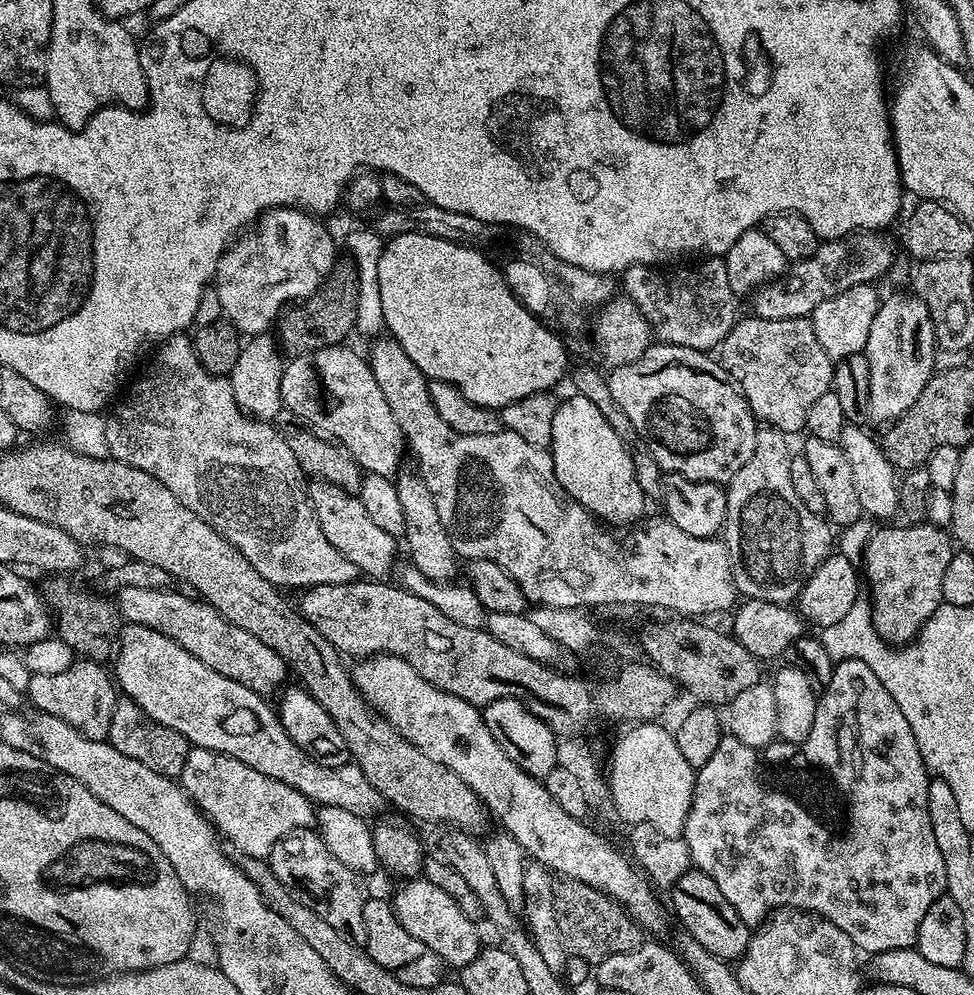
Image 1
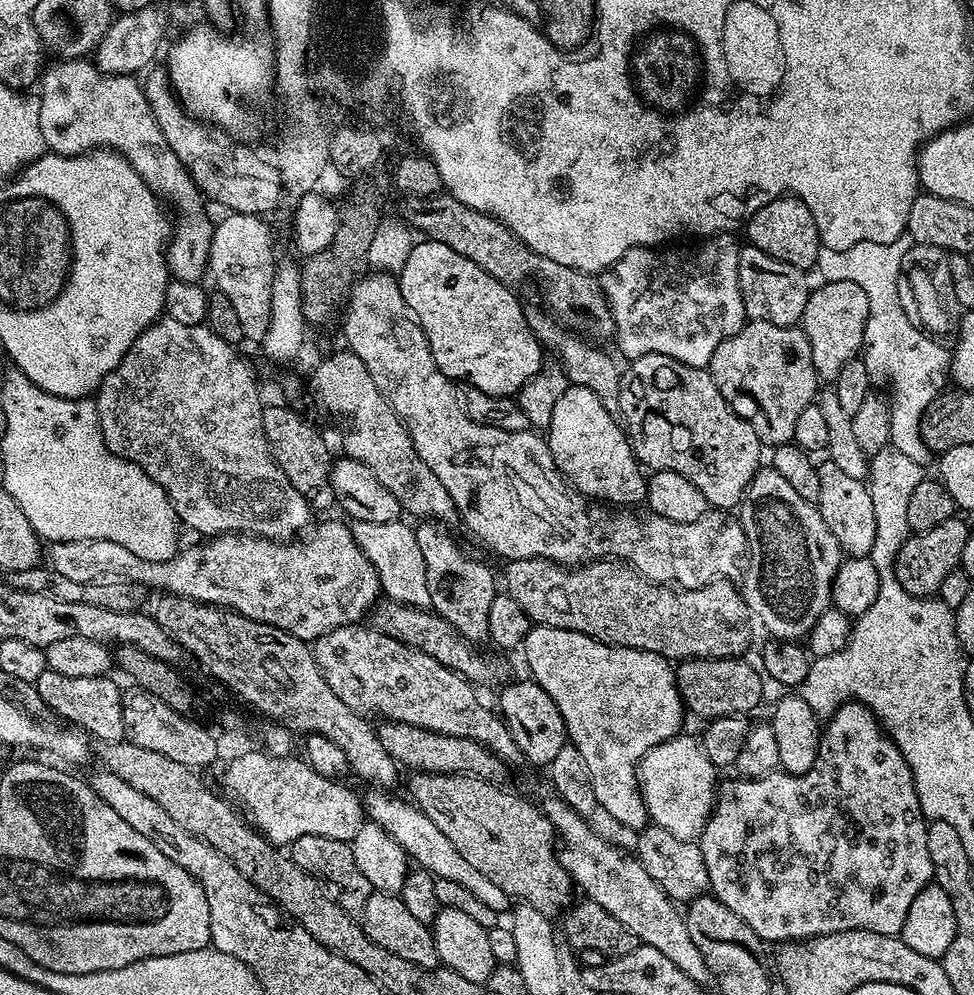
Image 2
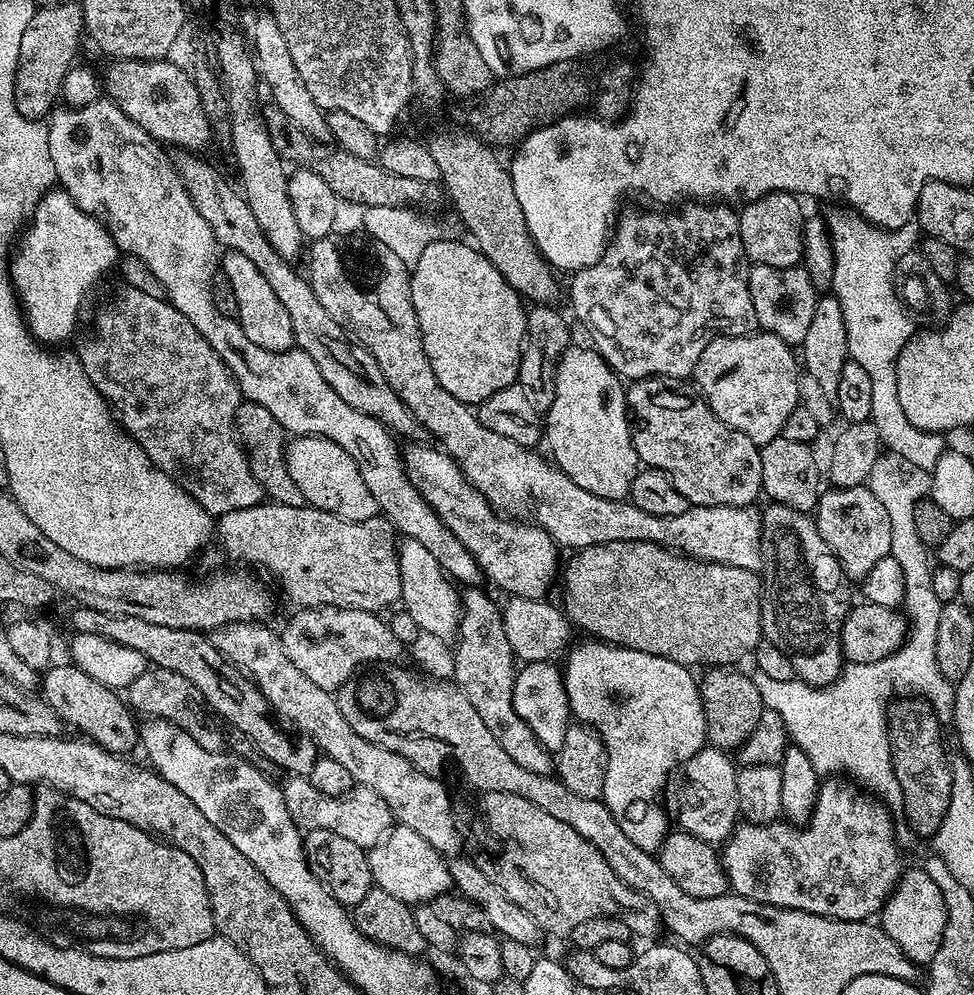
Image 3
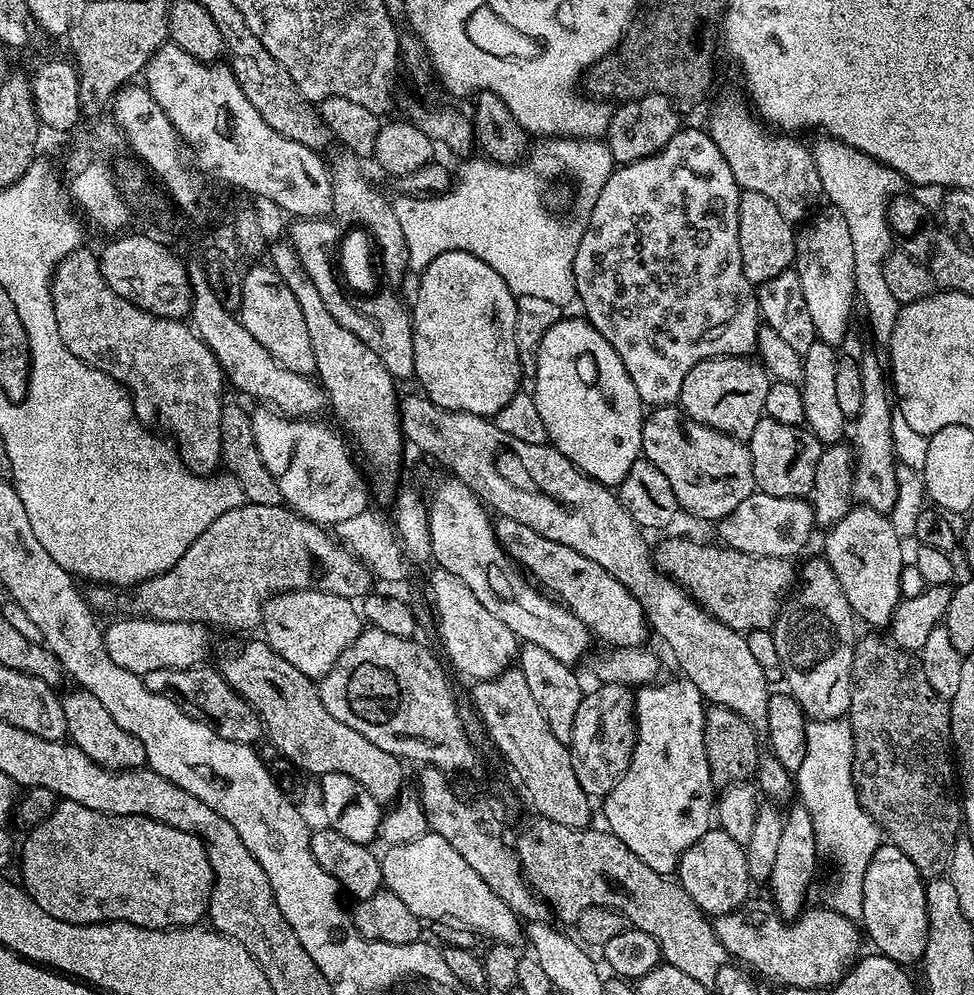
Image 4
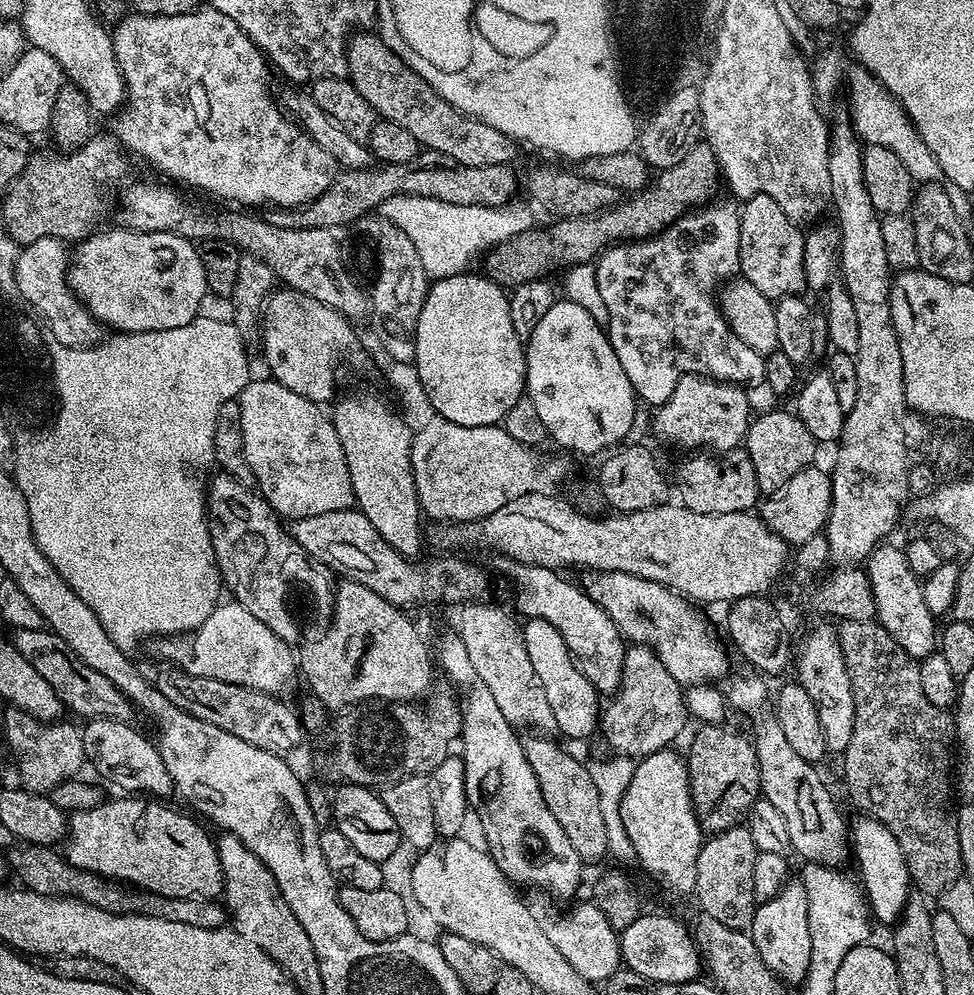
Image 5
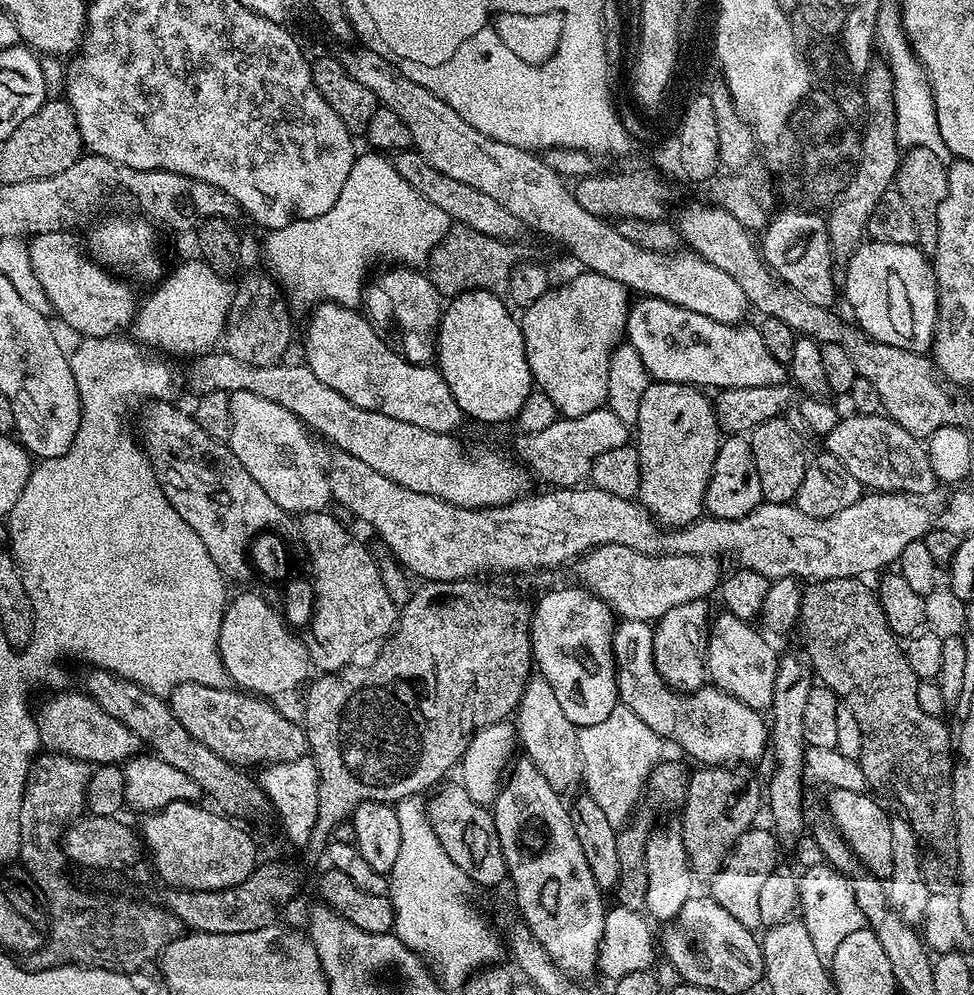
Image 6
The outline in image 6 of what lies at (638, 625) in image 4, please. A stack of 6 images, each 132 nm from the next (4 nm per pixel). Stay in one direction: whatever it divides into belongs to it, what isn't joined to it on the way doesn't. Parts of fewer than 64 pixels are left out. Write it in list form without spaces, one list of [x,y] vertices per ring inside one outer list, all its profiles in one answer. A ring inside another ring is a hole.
[[[726,611],[711,621],[708,629],[706,649],[706,676],[715,687],[730,693],[734,698],[746,702],[746,706],[757,710],[768,710],[774,698],[775,672],[778,670],[778,653],[752,629],[746,620],[739,620]]]

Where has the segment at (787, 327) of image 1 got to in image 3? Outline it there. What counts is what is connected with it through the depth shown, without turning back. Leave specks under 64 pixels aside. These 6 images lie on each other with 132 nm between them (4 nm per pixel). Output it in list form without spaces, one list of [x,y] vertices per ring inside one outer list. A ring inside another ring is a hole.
[[[757,330],[748,333],[747,336],[719,336],[702,350],[702,358],[698,358],[694,381],[698,387],[699,395],[714,410],[714,414],[726,426],[746,434],[750,442],[763,446],[775,440],[780,435],[782,426],[786,424],[786,418],[794,414],[794,410],[800,403],[800,378],[802,375],[802,364],[794,353],[793,345],[782,342],[774,334]]]

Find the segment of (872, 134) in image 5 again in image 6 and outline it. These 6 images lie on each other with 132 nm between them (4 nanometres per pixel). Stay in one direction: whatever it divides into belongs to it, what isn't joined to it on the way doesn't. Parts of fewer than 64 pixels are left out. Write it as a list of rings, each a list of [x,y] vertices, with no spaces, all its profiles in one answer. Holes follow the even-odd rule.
[[[900,30],[885,34],[884,48],[888,51],[887,66],[893,74],[898,144],[905,149],[934,150],[934,154],[938,154],[938,158],[947,161],[950,153],[946,142],[942,142],[942,134],[938,130],[938,114],[934,106],[934,94],[928,81],[928,75],[924,73],[924,67],[920,65],[920,59],[912,51],[912,45],[909,44],[907,36]]]

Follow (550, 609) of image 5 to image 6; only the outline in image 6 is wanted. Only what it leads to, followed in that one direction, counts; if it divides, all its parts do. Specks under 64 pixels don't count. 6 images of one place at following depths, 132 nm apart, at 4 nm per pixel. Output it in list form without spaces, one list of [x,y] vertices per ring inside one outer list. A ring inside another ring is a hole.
[[[620,620],[612,633],[616,659],[616,694],[664,742],[673,740],[700,766],[740,766],[760,760],[770,748],[770,728],[759,711],[715,686],[701,686],[681,694],[660,677],[652,660],[654,628],[647,620]]]

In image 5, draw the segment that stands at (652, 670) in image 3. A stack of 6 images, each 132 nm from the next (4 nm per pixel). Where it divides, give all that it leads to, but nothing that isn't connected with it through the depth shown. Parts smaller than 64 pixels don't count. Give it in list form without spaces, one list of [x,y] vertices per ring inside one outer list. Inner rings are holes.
[[[672,750],[655,752],[643,757],[635,765],[633,778],[626,787],[621,802],[622,823],[637,850],[639,867],[657,876],[668,888],[676,892],[691,893],[698,878],[698,854],[702,843],[702,829],[692,805],[692,787],[688,781],[688,766],[683,755],[675,756]]]

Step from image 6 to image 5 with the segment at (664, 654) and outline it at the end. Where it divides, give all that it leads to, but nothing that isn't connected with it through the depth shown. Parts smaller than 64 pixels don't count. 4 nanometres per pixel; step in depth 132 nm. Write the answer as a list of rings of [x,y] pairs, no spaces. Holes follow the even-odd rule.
[[[632,644],[624,654],[624,669],[620,672],[620,688],[611,697],[612,700],[603,705],[598,721],[599,731],[604,731],[604,740],[613,748],[613,753],[621,757],[643,758],[663,752],[668,744],[684,728],[684,723],[689,723],[688,707],[684,705],[685,689],[662,666],[662,662],[656,657],[651,647],[640,644]]]

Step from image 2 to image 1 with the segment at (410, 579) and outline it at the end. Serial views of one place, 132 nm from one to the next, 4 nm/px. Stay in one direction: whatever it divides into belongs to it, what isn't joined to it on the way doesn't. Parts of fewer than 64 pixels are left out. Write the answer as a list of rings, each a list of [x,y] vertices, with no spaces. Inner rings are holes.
[[[313,479],[307,485],[308,501],[312,504],[314,514],[318,518],[318,526],[322,526],[322,534],[326,534],[326,542],[338,550],[358,570],[368,578],[388,578],[392,572],[392,563],[396,560],[397,537],[386,534],[379,526],[374,526],[370,514],[366,514],[366,506],[362,506],[359,495],[343,492],[325,480]]]

